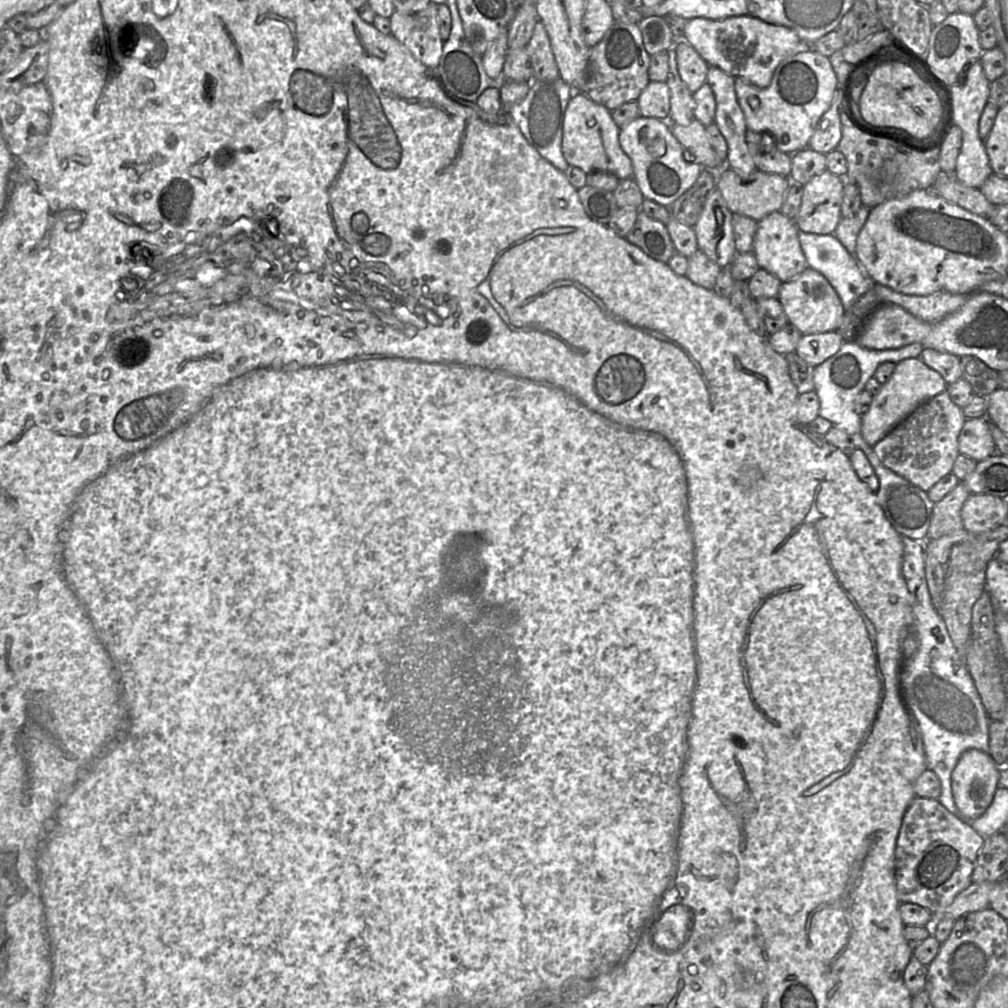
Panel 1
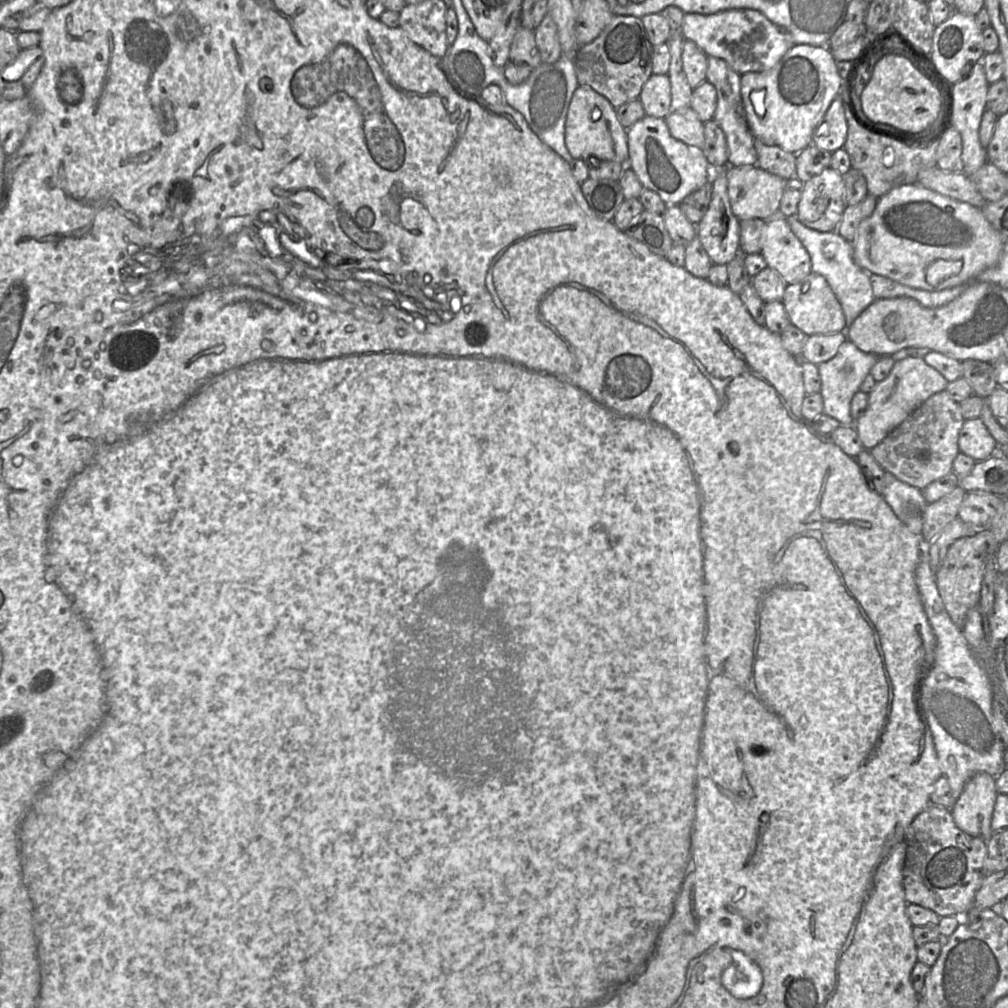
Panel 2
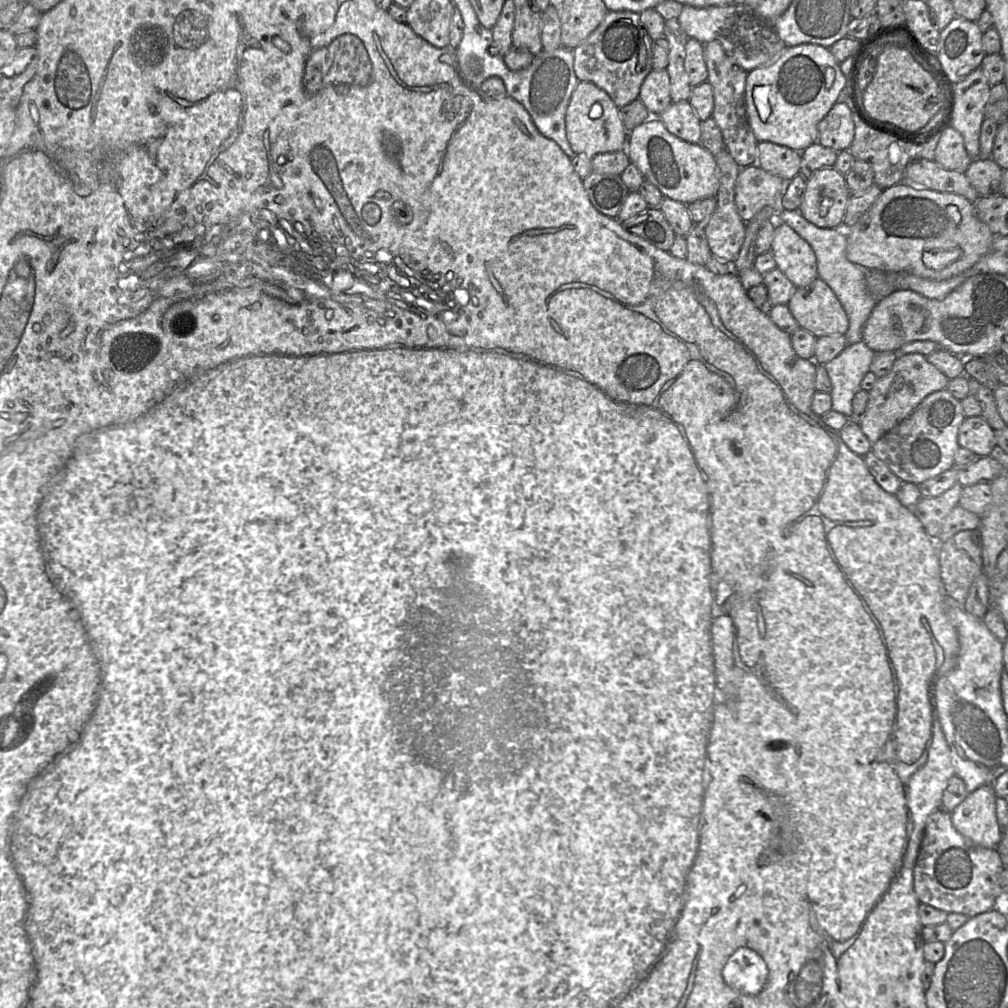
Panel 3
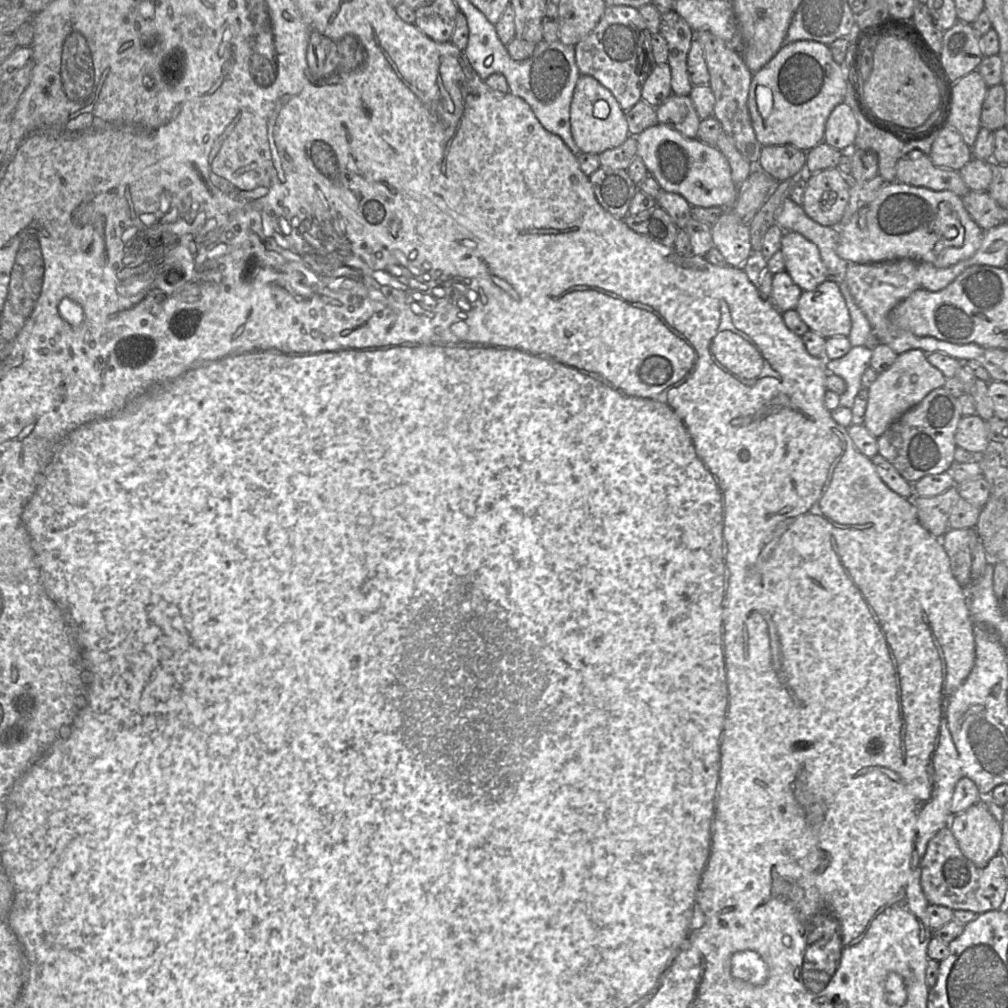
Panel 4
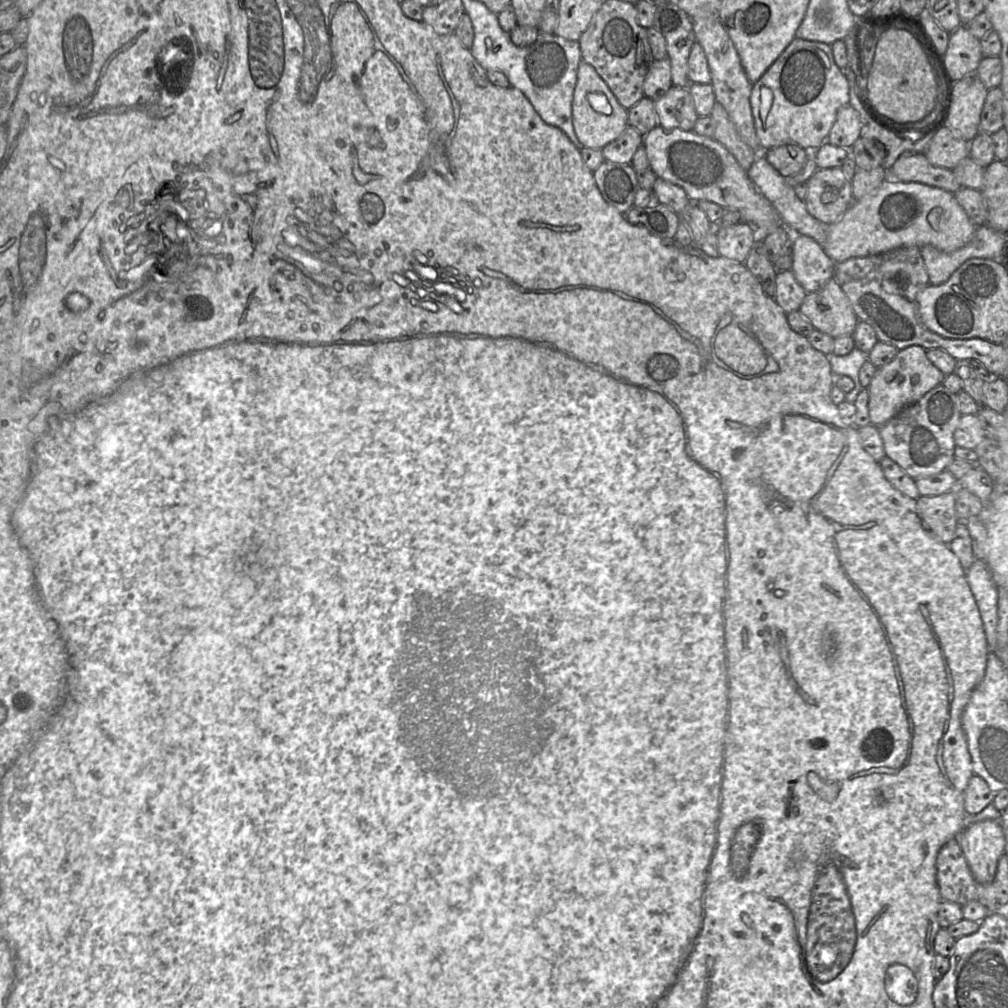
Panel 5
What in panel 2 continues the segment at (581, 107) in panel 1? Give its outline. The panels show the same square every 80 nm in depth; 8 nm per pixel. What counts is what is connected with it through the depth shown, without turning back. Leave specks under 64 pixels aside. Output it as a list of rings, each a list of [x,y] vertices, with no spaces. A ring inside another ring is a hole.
[[[579,85],[571,98],[565,122],[565,144],[573,159],[586,160],[595,157],[600,161],[608,160],[628,164],[629,153],[627,145],[627,129],[625,129],[616,114],[615,108],[607,98],[594,91],[591,87]]]

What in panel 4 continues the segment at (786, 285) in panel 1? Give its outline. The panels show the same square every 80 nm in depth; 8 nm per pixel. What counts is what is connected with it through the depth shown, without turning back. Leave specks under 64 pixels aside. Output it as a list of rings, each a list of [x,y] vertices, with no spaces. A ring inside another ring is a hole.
[[[833,279],[825,280],[814,290],[802,291],[795,310],[809,330],[825,339],[848,337],[851,331],[847,304]]]

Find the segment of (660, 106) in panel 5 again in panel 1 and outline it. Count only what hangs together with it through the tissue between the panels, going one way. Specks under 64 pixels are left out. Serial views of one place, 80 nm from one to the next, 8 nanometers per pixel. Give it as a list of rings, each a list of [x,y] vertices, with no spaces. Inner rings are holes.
[[[694,119],[687,126],[671,124],[671,132],[683,150],[687,148],[693,154],[693,163],[711,171],[719,171],[725,167],[710,144],[705,126],[698,120]]]

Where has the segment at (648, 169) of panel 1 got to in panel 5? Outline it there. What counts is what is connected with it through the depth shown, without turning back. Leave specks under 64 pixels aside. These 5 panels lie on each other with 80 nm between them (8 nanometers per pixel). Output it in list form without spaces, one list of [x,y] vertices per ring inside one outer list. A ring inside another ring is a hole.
[[[657,125],[644,136],[642,145],[647,153],[649,167],[655,175],[680,186],[691,202],[705,200],[724,209],[737,210],[744,222],[751,224],[758,233],[767,233],[782,225],[778,212],[755,187],[747,171],[714,138],[698,135],[694,131],[666,129]]]

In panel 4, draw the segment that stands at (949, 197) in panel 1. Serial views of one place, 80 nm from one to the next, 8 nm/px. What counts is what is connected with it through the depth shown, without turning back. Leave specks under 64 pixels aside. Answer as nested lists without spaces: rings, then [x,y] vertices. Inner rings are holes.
[[[912,150],[896,165],[896,181],[934,191],[948,190],[960,197],[971,191],[959,171],[936,166],[929,155]]]

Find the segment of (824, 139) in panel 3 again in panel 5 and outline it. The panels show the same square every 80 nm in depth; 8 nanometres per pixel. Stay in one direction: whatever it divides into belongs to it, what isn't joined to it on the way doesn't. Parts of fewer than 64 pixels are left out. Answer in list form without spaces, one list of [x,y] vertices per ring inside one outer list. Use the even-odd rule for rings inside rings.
[[[848,104],[838,111],[826,141],[834,146],[850,149],[860,137],[860,130],[859,114]]]

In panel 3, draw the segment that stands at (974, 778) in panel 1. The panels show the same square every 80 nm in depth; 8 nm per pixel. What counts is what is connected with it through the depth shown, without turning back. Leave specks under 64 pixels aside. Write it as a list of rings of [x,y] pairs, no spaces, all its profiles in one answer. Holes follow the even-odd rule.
[[[983,785],[970,792],[950,813],[955,829],[975,845],[996,848],[1003,828],[996,817],[993,785]]]

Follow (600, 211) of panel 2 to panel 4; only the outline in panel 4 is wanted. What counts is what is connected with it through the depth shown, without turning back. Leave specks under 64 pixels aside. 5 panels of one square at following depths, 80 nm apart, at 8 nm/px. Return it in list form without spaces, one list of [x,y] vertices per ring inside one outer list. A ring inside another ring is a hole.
[[[599,166],[588,178],[598,203],[616,219],[623,220],[637,191],[627,171]]]

